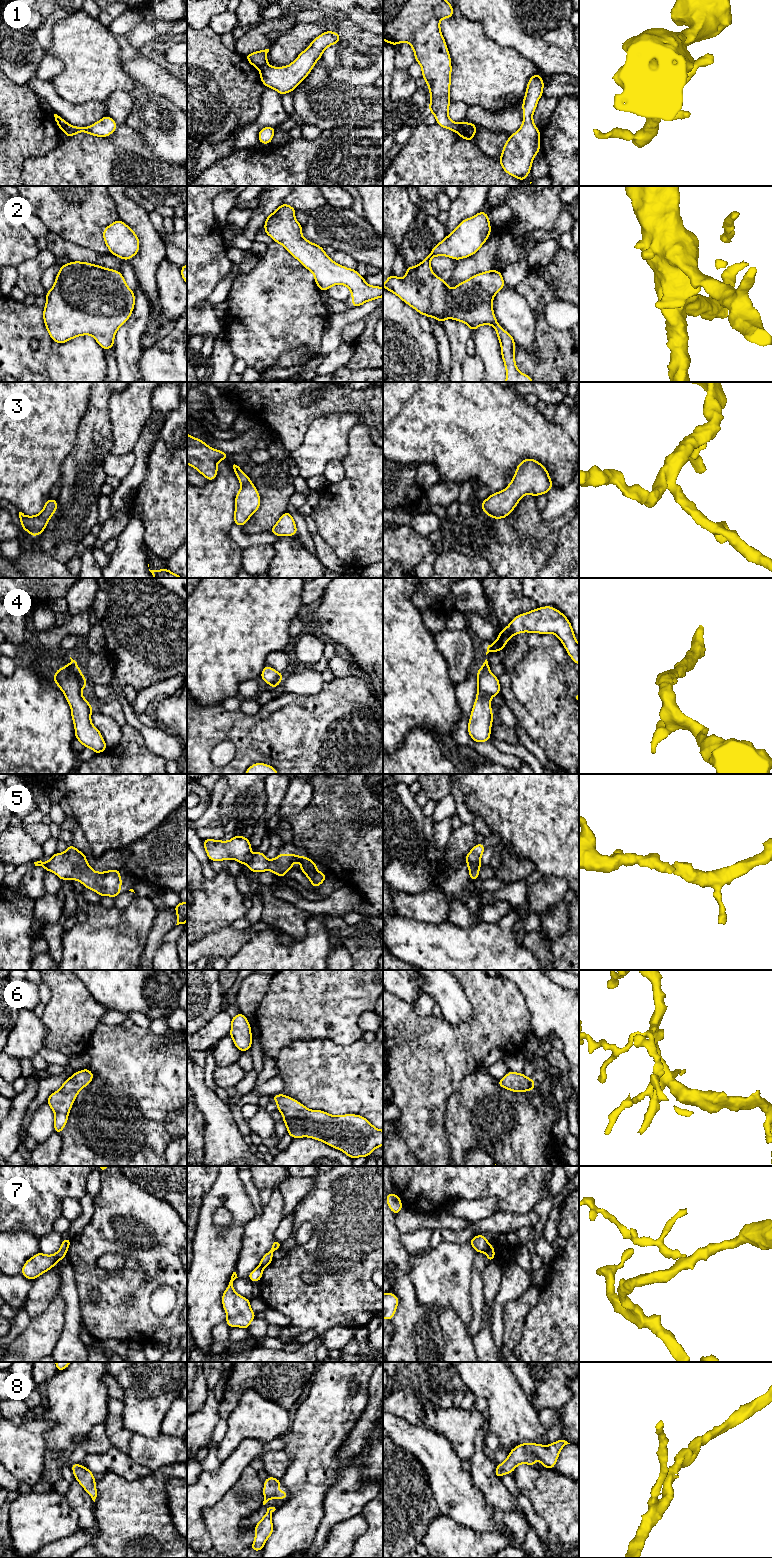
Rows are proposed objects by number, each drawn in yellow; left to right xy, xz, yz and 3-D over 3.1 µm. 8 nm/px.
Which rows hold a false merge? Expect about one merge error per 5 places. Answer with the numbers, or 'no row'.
1

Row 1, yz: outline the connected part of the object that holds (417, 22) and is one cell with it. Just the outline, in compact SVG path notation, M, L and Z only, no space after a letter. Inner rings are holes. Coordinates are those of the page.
M383 0L383 40L393 46L404 42L411 45L430 91L428 111L435 115L436 124L458 133L461 123L453 122L448 115L452 66L440 29L440 20L452 17L453 5L446 0Z

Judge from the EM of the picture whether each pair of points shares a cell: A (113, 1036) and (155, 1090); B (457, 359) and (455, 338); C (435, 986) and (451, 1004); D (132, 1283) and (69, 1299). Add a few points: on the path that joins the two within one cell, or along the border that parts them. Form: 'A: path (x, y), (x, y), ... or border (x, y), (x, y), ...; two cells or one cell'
A: path (114, 1049), (142, 1077); one cell
B: path (457, 354), (457, 343); one cell
C: path (439, 990), (449, 1000); one cell
D: border (74, 1274), (81, 1320); two cells

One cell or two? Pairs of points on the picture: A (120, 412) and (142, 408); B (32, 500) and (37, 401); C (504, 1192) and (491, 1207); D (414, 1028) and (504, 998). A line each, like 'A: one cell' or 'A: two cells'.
A: one cell
B: one cell
C: two cells
D: one cell

